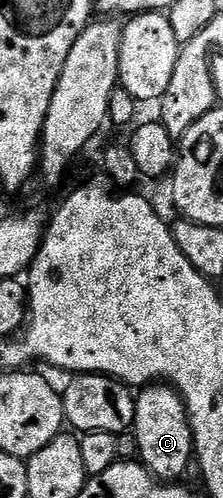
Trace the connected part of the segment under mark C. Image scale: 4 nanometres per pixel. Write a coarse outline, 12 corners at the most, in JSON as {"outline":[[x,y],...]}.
{"outline":[[171,385],[136,395],[139,462],[161,481],[194,463],[184,398]]}

